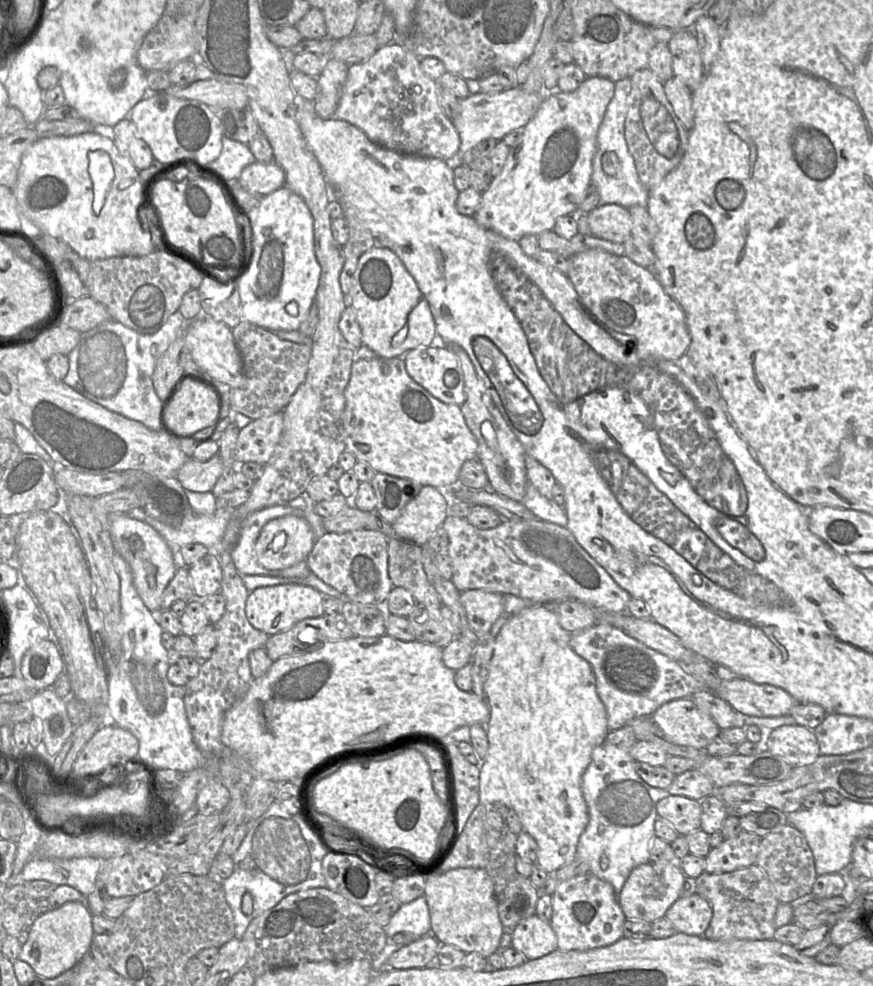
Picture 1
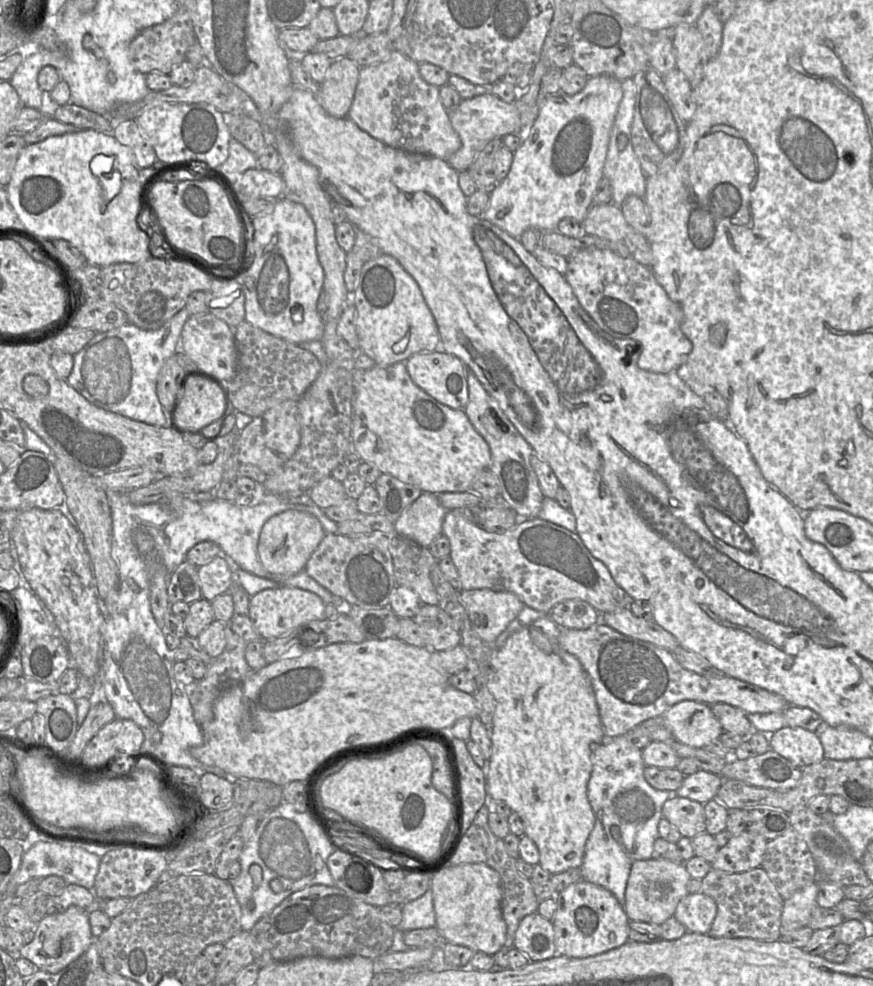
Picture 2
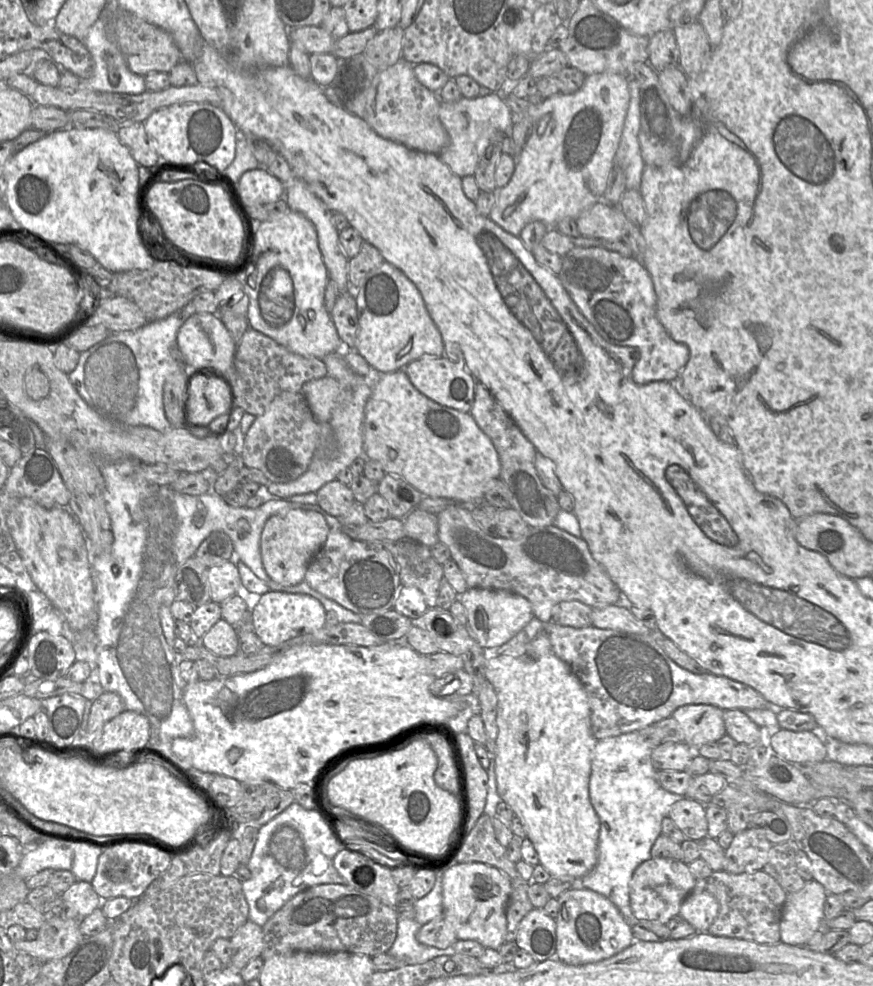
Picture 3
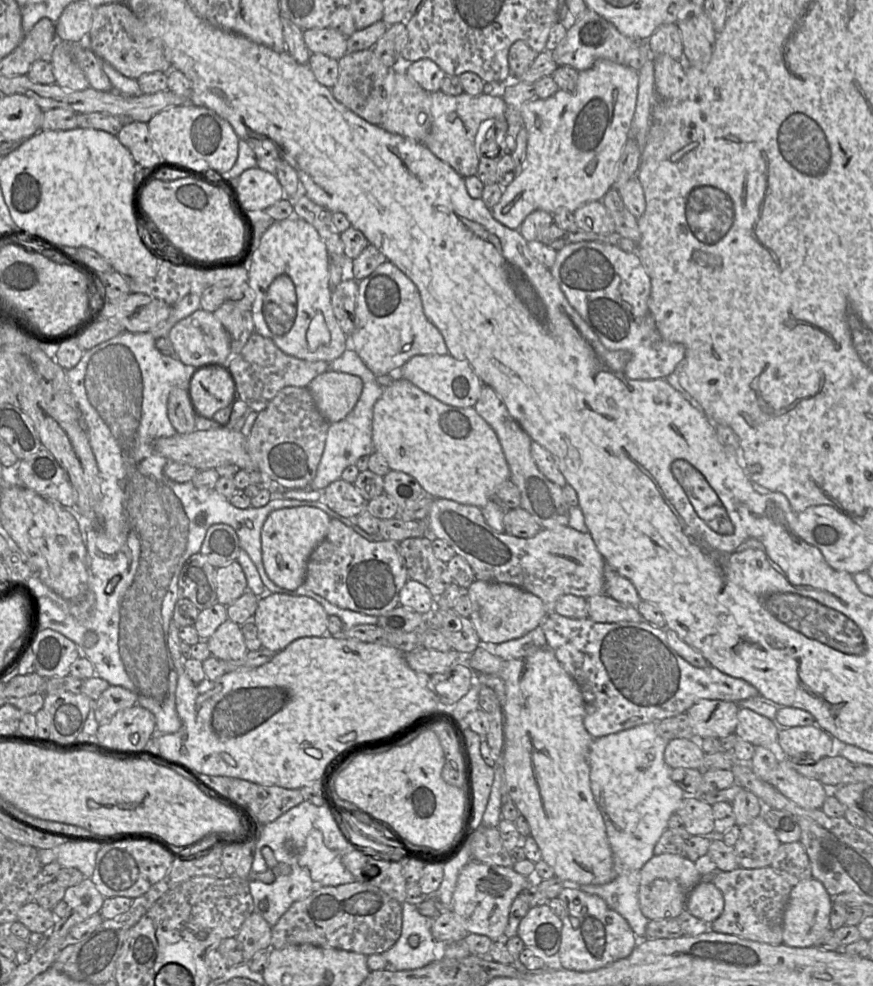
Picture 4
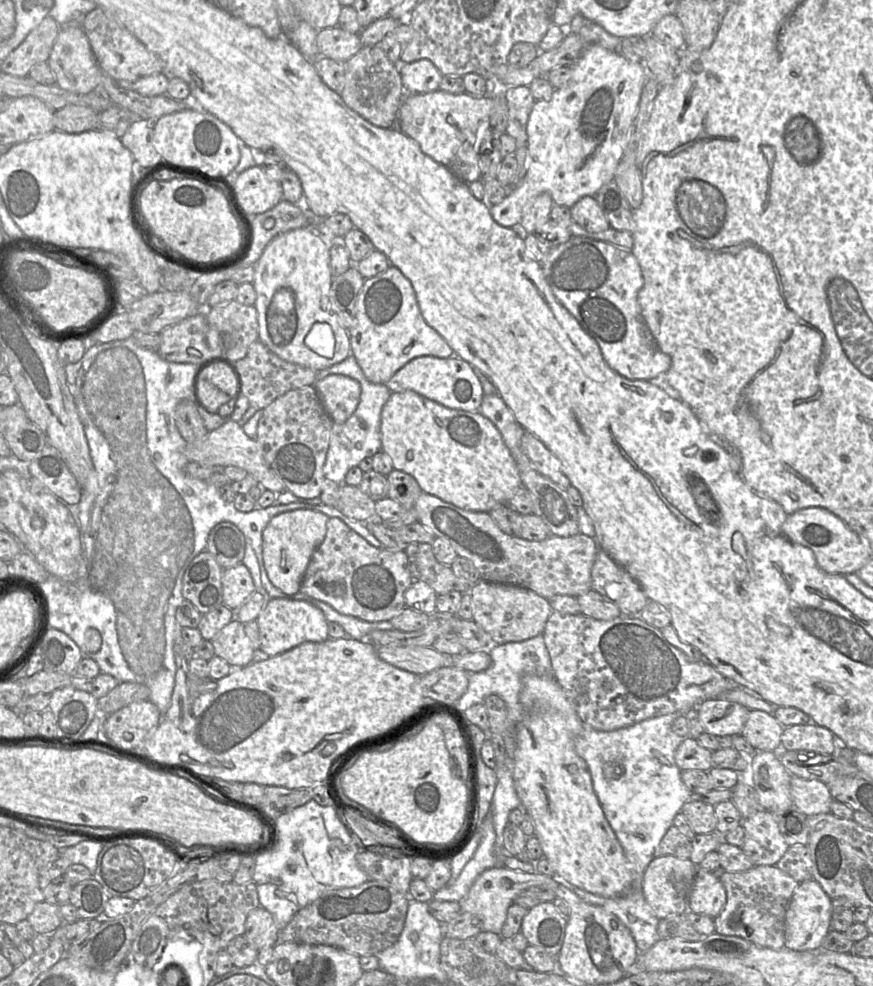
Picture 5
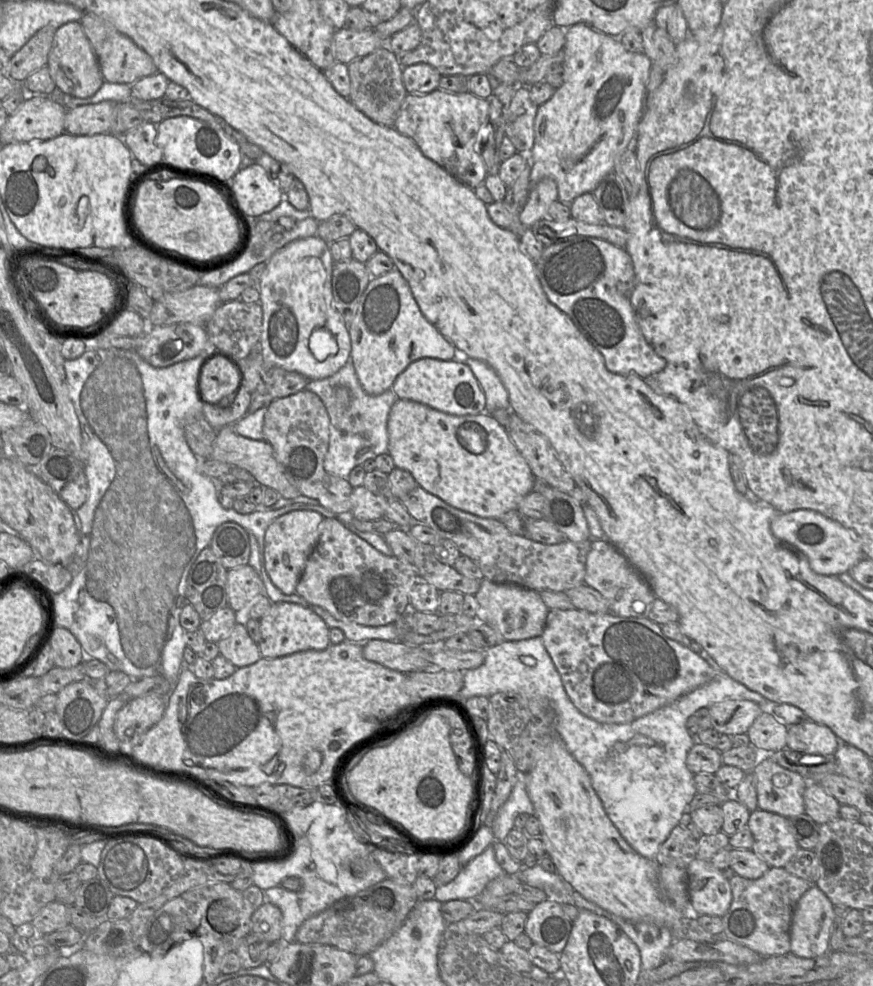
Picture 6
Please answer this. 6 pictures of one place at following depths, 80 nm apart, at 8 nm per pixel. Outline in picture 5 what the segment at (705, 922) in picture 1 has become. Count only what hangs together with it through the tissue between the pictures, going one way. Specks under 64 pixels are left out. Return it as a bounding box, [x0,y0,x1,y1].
[689,868,727,919]

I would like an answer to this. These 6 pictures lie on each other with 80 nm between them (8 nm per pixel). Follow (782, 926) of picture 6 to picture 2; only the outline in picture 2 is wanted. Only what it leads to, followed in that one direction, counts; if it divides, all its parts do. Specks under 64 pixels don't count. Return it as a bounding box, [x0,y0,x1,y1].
[701,868,784,941]

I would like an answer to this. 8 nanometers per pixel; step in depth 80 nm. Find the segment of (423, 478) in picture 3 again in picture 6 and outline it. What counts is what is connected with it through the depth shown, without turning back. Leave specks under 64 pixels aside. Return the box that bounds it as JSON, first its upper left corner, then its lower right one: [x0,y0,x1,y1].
[387,399,536,519]

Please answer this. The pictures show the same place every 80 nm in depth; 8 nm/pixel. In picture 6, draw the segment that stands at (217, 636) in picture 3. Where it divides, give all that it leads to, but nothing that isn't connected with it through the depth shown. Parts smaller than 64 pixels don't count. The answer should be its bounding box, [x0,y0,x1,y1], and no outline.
[216,623,262,669]

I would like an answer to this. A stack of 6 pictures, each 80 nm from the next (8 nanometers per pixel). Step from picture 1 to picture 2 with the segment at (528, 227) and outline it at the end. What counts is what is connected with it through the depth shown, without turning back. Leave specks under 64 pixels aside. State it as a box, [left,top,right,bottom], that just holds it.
[477,75,622,238]

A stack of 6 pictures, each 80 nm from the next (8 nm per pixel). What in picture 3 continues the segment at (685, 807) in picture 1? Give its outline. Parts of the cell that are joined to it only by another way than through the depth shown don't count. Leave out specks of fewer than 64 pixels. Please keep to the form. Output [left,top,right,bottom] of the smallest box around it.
[668,798,708,841]

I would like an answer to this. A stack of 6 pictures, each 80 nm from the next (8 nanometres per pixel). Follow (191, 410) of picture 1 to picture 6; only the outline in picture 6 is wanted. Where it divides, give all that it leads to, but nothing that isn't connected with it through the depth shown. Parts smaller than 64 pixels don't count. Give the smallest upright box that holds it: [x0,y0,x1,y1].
[198,357,238,405]

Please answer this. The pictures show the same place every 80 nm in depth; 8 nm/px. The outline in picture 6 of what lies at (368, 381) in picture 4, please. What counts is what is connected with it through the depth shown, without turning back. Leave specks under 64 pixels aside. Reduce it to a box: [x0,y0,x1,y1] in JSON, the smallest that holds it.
[305,360,398,478]

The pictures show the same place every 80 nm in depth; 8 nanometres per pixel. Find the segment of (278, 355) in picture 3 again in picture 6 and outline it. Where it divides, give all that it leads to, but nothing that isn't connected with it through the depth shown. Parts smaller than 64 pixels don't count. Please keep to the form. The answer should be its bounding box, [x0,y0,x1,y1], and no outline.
[238,351,310,403]

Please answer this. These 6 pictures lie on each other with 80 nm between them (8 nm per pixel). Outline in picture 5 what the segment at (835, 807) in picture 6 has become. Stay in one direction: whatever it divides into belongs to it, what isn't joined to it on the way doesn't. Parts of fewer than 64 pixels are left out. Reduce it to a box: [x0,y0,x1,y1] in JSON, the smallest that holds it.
[790,775,834,816]

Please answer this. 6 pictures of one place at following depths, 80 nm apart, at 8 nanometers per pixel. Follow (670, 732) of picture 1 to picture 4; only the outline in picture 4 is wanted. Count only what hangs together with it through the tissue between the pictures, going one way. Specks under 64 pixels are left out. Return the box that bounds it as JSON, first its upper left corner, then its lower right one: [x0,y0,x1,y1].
[685,700,739,742]

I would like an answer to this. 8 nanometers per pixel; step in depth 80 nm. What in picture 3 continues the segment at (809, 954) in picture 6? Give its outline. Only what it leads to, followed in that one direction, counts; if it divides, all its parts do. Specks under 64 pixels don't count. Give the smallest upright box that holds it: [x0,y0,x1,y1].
[780,879,827,946]

